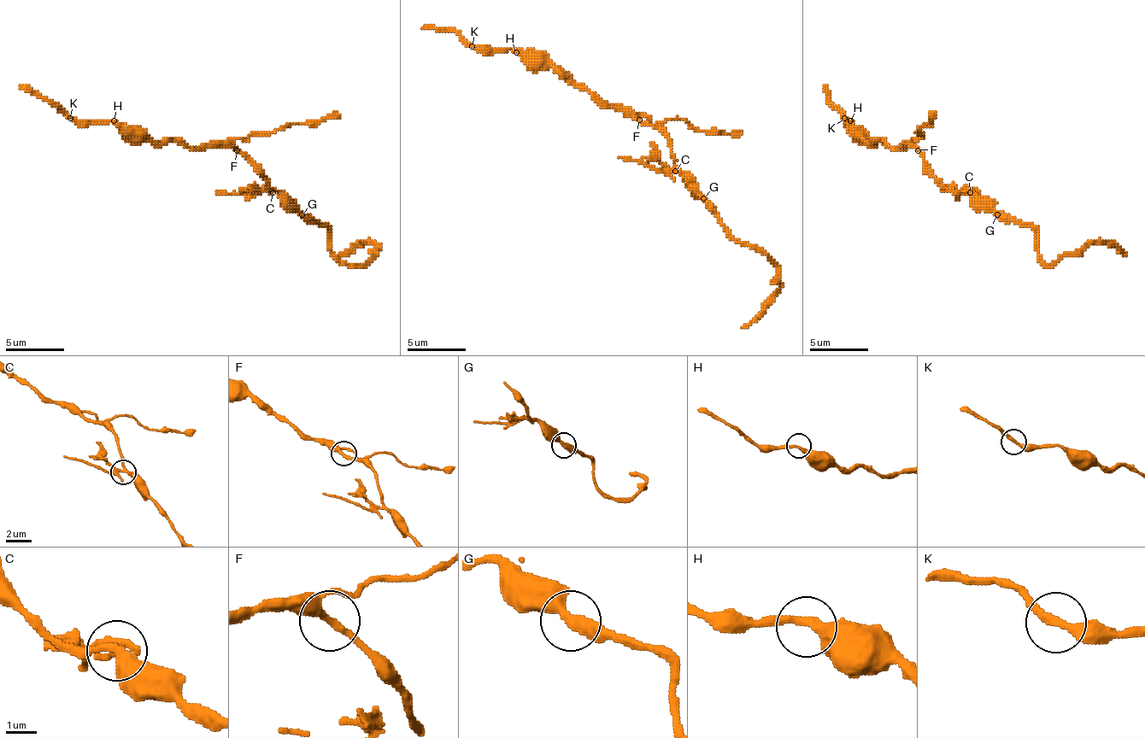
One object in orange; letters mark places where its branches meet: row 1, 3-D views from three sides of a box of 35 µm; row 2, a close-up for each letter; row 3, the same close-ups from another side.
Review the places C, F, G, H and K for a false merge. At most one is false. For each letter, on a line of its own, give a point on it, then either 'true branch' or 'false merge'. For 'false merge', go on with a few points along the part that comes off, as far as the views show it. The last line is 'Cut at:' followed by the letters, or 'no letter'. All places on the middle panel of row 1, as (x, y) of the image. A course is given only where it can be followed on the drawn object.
C: place (675, 171); false merge; course (674, 172), (619, 157)
F: place (639, 120); true branch
G: place (703, 198); true branch
H: place (516, 52); true branch
K: place (472, 46); true branch
Cut at: C

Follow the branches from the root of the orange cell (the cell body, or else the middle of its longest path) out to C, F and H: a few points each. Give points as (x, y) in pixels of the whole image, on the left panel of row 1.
C: (263, 177), (272, 191)
F: (263, 177), (237, 150)
H: (263, 177), (231, 147), (187, 147), (175, 141), (152, 141), (134, 126), (120, 126), (114, 120)

